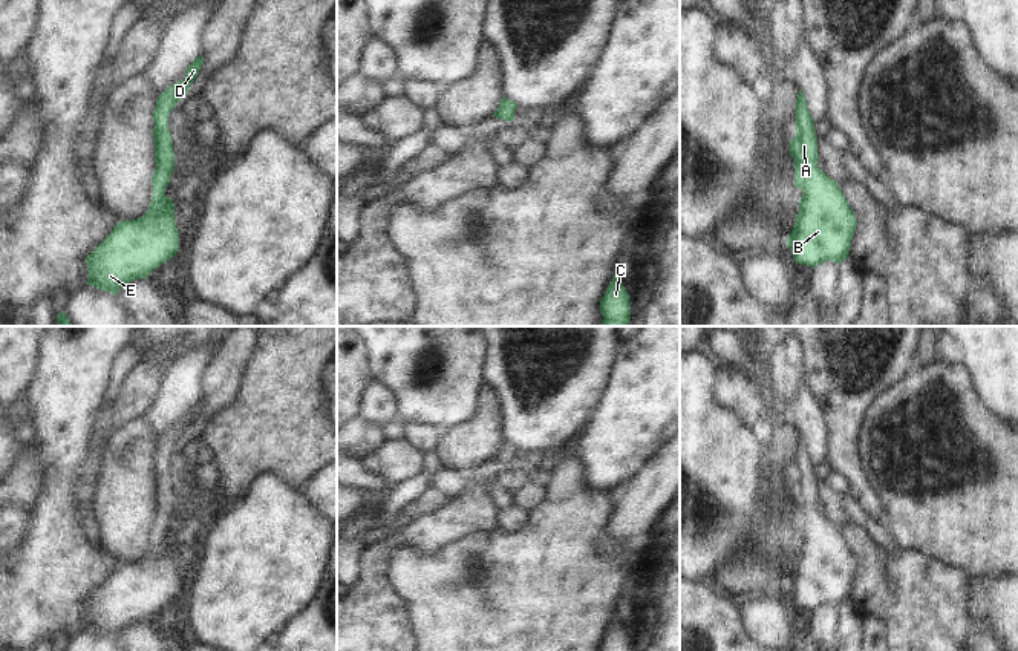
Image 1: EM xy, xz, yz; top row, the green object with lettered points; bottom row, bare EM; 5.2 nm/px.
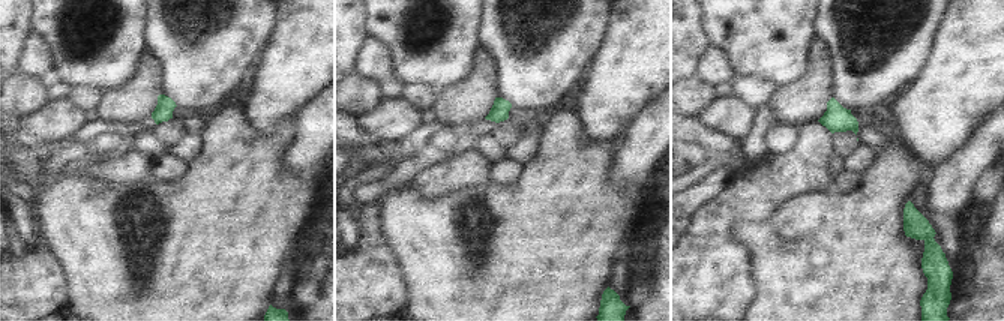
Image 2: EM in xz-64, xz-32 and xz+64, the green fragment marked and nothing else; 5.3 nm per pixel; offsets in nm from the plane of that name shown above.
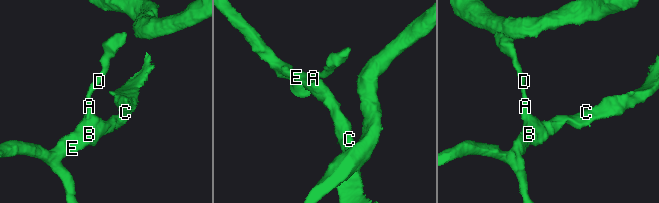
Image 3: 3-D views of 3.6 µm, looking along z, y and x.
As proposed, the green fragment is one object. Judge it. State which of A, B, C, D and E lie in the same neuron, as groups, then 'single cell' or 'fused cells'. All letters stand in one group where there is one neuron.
groups A B C D E; single cell

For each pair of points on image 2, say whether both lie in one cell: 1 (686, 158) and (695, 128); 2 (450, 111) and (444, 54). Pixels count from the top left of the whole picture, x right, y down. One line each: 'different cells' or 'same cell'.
1: different cells
2: different cells

